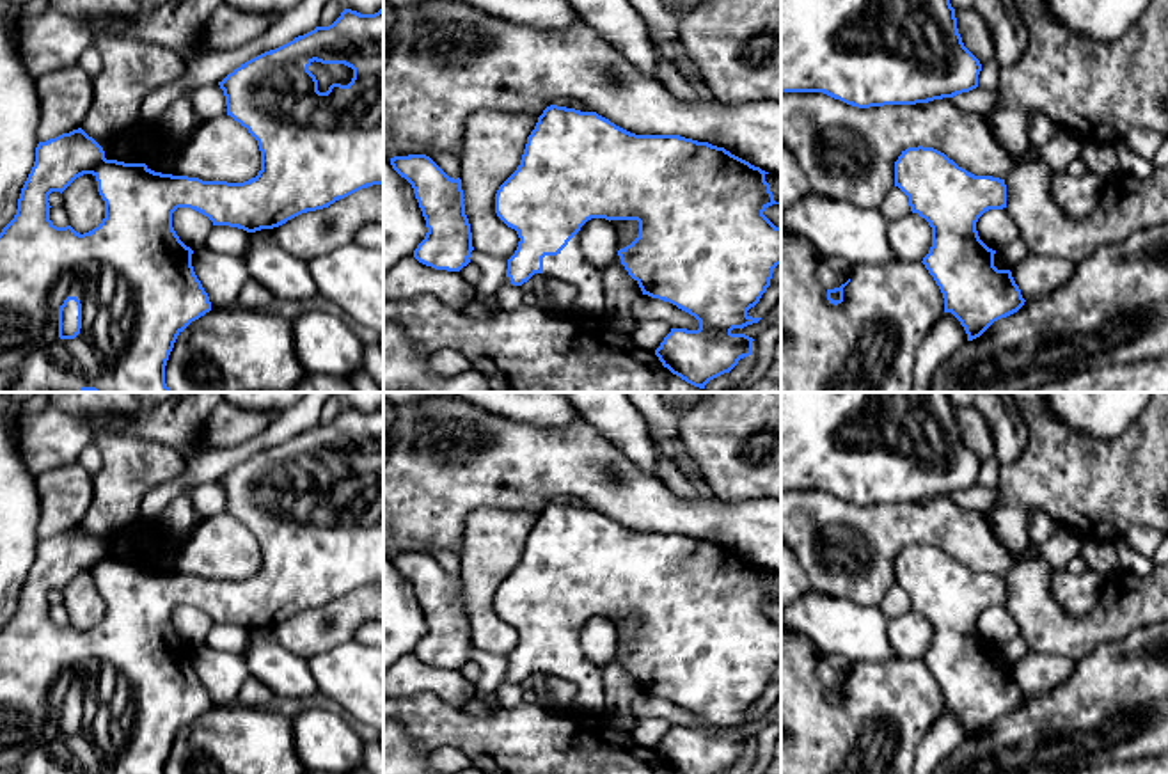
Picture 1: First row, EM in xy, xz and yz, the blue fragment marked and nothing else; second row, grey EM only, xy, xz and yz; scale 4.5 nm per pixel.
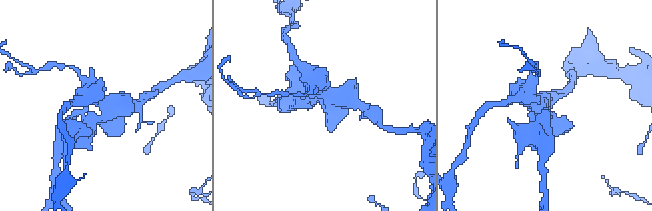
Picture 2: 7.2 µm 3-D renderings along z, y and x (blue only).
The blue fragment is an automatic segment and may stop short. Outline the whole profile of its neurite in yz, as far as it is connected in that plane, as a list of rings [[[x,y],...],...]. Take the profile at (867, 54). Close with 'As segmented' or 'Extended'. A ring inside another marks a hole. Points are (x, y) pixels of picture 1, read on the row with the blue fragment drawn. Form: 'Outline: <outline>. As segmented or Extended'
Outline: [[[781,0],[781,92],[824,92],[857,108],[916,105],[978,87],[980,60],[964,46],[950,0]]]. As segmented

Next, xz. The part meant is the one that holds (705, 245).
Outline: [[[550,105],[543,110],[538,117],[538,122],[531,135],[527,137],[527,144],[517,170],[499,186],[495,194],[495,213],[497,217],[511,229],[517,231],[520,241],[515,254],[508,259],[506,277],[502,284],[522,286],[527,282],[534,273],[543,273],[548,279],[557,277],[564,282],[570,282],[577,288],[577,300],[573,304],[575,312],[580,314],[600,314],[605,312],[605,291],[602,282],[602,273],[598,268],[591,266],[579,249],[579,231],[580,227],[591,218],[605,218],[605,220],[637,220],[639,222],[639,234],[637,238],[627,245],[625,249],[618,250],[621,265],[628,272],[628,275],[639,284],[643,295],[651,298],[659,298],[676,305],[678,309],[689,312],[699,321],[698,330],[687,328],[671,328],[671,332],[664,337],[660,346],[655,350],[655,355],[667,367],[673,375],[680,376],[687,383],[705,389],[705,385],[724,375],[730,373],[740,359],[753,355],[753,337],[746,334],[733,334],[733,328],[744,328],[747,325],[758,323],[762,318],[753,318],[747,314],[751,307],[754,307],[762,295],[770,286],[772,272],[777,265],[781,265],[781,227],[776,227],[763,211],[772,204],[781,204],[774,201],[770,192],[770,185],[765,181],[769,172],[762,170],[760,167],[751,165],[749,162],[731,154],[724,147],[712,146],[708,142],[698,142],[692,138],[685,138],[680,135],[635,135],[630,133],[609,119],[598,115],[596,112],[580,112],[575,108]]]. Extended

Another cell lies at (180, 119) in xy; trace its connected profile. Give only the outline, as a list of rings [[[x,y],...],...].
[[[186,92],[172,101],[162,115],[160,124],[174,140],[186,140],[201,124],[201,117],[192,107],[192,92]]]

